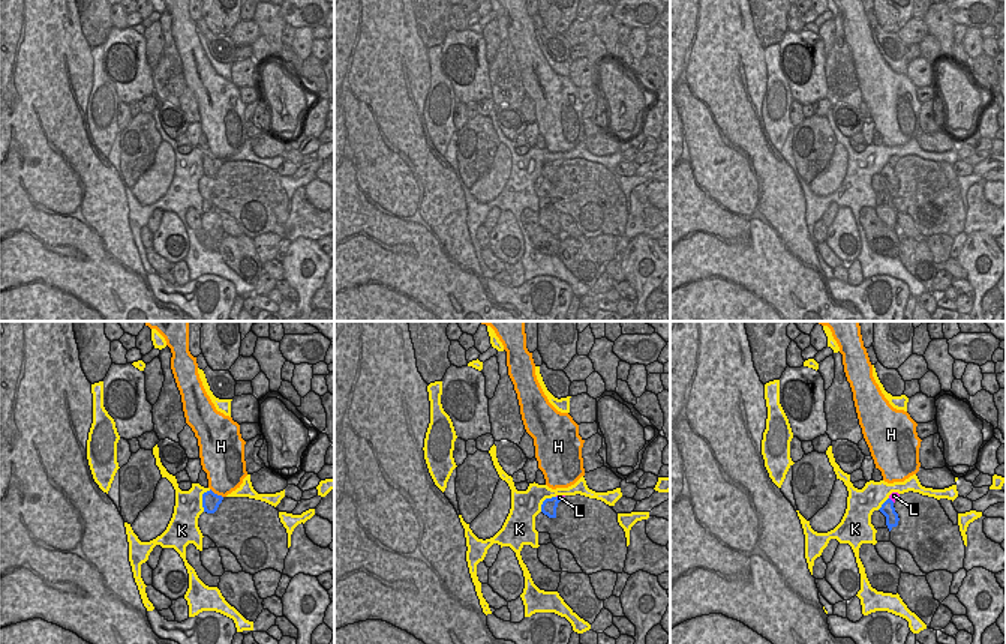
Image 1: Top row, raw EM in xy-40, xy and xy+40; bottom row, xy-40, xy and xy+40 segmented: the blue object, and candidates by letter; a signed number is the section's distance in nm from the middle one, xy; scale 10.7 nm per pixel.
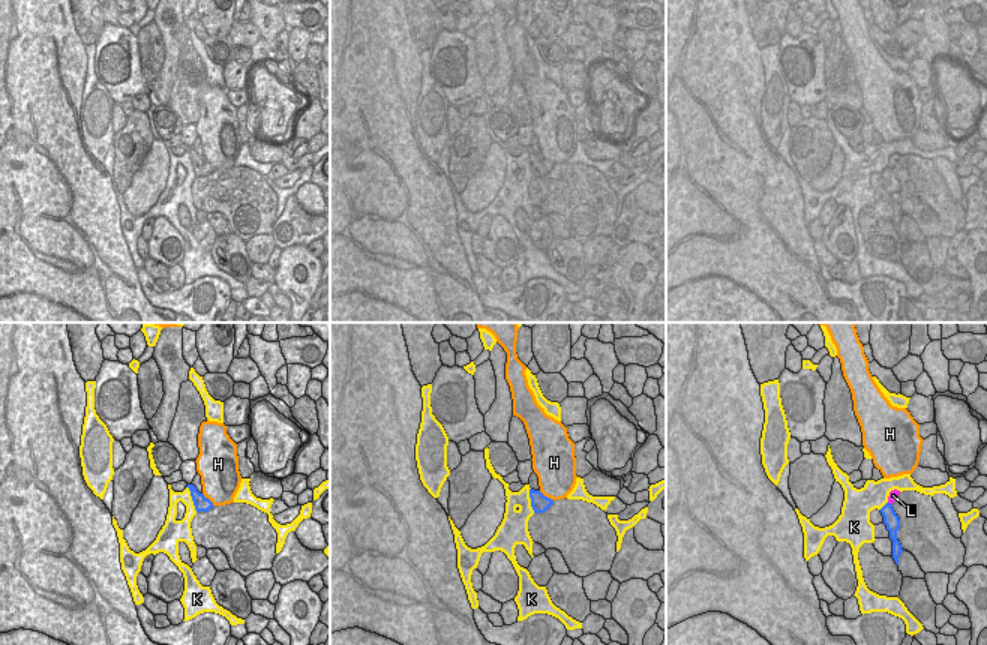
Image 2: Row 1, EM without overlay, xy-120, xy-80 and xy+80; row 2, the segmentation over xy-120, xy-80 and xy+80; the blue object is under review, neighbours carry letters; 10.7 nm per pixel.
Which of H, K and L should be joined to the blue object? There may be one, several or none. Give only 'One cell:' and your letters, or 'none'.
One cell: none

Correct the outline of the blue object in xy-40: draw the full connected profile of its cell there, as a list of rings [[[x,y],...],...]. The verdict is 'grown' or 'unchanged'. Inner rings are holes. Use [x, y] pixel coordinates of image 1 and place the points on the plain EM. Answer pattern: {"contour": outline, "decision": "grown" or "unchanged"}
{"contour": [[[211,153],[202,158],[202,171],[207,177],[214,177],[222,167],[223,161],[214,158]]], "decision": "unchanged"}

